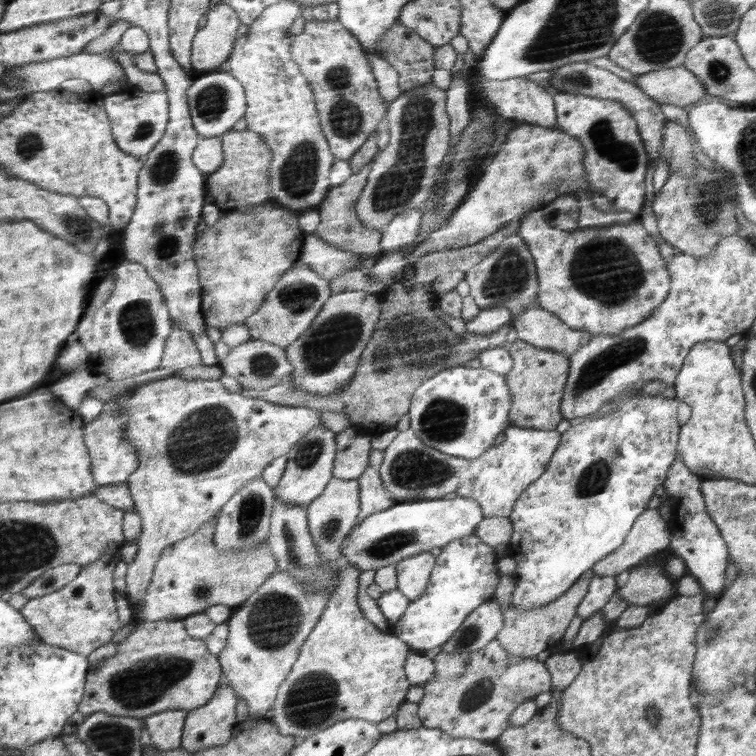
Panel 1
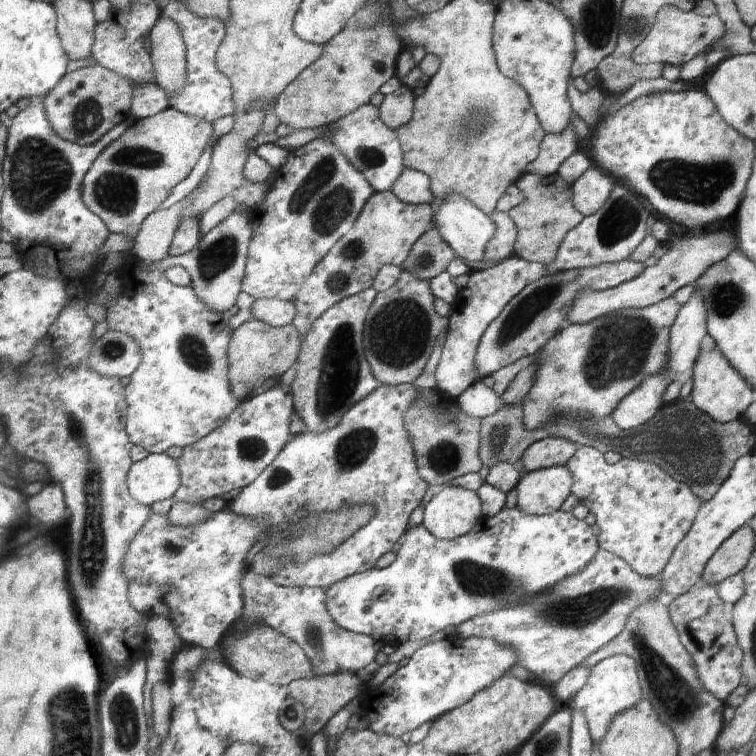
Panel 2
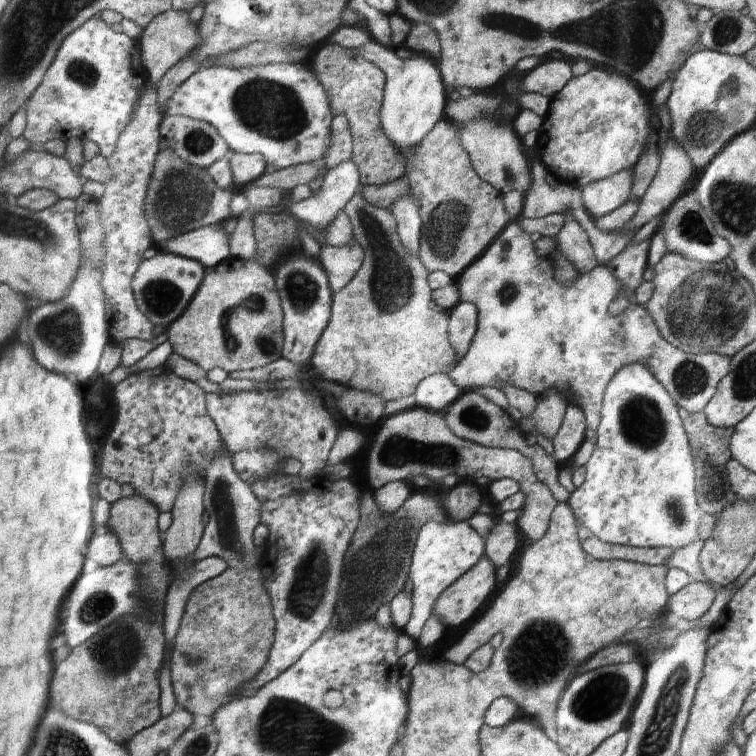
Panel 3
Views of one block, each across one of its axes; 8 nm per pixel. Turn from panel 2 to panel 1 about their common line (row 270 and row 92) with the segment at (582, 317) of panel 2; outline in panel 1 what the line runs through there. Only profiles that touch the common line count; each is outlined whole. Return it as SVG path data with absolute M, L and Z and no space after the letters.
M683 66L635 75L633 83L659 104L685 107L707 96L704 82Z

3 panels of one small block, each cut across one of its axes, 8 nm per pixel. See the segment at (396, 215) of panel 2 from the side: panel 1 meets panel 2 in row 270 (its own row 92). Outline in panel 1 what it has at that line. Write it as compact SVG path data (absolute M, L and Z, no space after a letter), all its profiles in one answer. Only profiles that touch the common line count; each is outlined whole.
M307 20L302 34L290 35L289 38L292 39L293 58L307 78L310 90L314 93L320 127L329 144L330 152L336 160L349 160L362 149L370 137L378 133L378 124L382 122L384 110L386 110L386 106L380 100L379 85L368 52L357 36L346 30L338 20L326 22Z

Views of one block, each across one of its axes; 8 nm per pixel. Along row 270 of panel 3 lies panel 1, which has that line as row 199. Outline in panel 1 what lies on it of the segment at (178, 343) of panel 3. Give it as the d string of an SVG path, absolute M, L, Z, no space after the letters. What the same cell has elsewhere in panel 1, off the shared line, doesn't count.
M231 131L225 135L225 164L212 173L207 181L207 200L220 205L225 211L253 208L266 203L270 198L269 168L273 152L264 139L254 132Z

